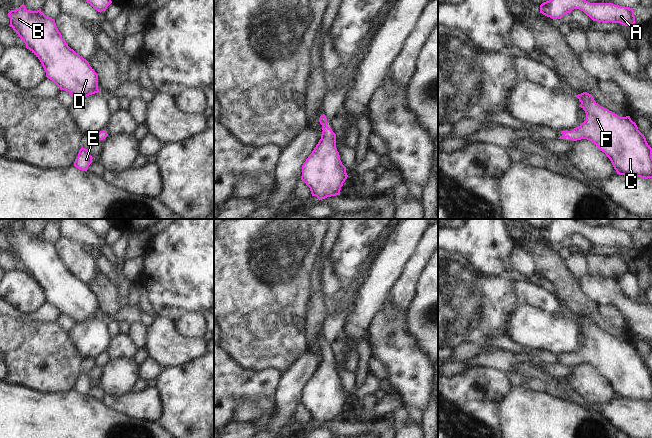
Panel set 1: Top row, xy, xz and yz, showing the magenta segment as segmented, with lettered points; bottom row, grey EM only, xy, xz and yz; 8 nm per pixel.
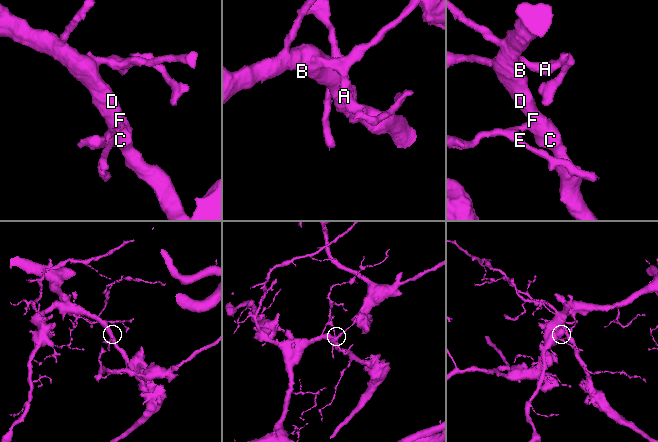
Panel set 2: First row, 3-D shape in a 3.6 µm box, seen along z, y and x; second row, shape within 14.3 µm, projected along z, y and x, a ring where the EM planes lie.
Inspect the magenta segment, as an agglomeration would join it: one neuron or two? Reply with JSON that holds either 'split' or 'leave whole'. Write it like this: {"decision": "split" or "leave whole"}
{"decision": "leave whole"}

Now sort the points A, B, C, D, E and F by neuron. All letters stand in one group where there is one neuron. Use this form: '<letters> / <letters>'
A B C D E F

